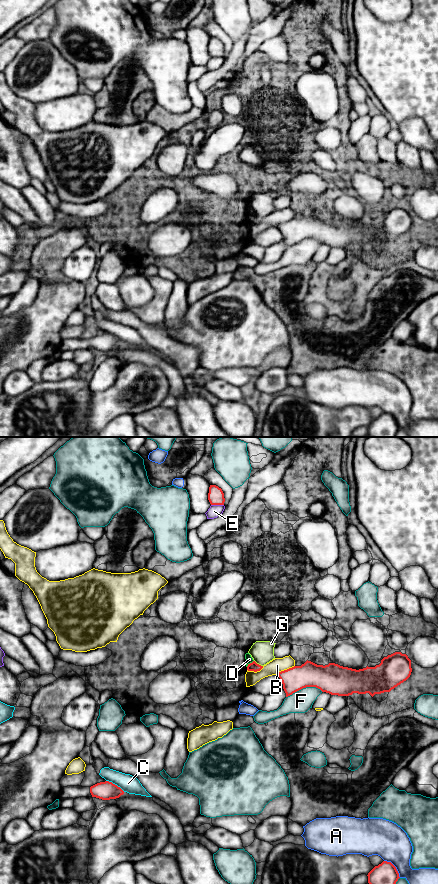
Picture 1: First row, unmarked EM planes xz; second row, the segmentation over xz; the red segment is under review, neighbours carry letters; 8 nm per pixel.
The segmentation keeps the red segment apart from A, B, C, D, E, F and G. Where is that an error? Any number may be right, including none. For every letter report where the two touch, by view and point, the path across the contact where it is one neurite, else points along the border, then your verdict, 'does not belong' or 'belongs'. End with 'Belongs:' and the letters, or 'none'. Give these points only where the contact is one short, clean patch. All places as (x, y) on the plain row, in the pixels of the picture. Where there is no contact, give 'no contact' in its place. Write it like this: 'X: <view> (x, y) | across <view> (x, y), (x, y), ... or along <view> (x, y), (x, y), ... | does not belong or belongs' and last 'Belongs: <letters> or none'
A: xz (395, 419) | does not belong
B: xz (285, 222) | does not belong
C: xz (114, 336) | does not belong
D: xz (250, 215) | along xz (253, 212), (246, 218) | does not belong
E: xz (217, 56) | does not belong
F: xz (304, 239) | does not belong
G: xz (258, 216) | does not belong
Belongs: none

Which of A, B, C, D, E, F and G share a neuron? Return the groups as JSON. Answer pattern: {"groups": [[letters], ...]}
{"groups": [["A"], ["B"], ["C"], ["D"], ["E"], ["F"], ["G"]]}

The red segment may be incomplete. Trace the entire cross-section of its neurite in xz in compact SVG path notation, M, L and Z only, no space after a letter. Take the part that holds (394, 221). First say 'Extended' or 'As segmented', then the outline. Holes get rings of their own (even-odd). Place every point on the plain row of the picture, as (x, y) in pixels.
As segmented. M395 204L384 209L381 212L381 215L375 219L367 218L366 220L356 222L335 215L329 215L325 218L317 217L307 212L301 218L294 218L279 224L277 228L282 233L286 249L306 239L316 239L322 244L331 247L349 248L353 245L369 245L373 249L375 246L390 244L392 241L406 233L410 229L411 224L411 212L408 208L401 204Z

